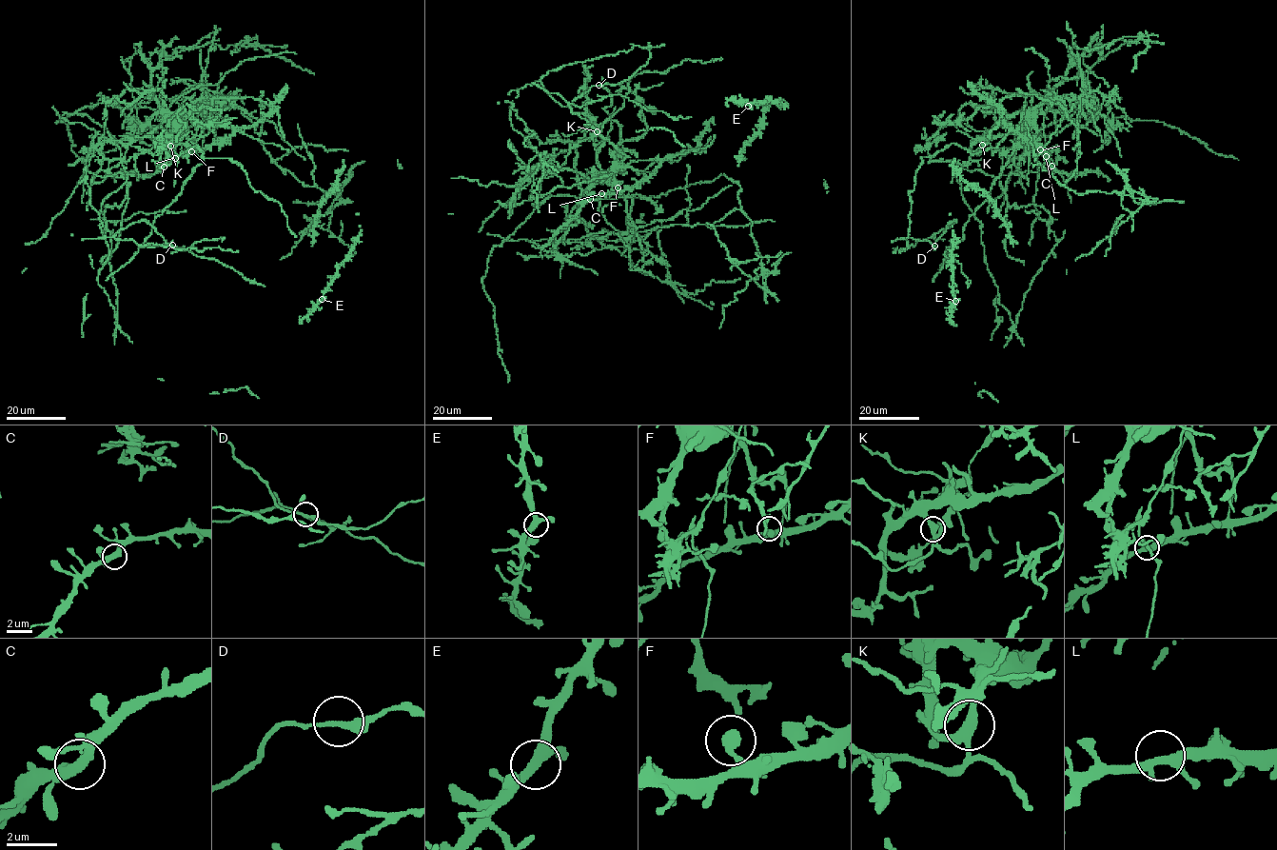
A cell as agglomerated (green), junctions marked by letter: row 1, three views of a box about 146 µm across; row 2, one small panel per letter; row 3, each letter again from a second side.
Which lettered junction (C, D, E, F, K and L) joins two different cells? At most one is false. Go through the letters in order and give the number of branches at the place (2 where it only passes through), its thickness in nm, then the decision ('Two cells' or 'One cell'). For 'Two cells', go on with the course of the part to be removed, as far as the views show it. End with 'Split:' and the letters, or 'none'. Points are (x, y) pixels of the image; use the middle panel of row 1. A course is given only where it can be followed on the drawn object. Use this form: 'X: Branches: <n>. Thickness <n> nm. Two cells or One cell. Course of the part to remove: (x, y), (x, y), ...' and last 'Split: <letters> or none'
C: Branches: 4. Thickness 360 nm. One cell
D: Branches: 2. Thickness 260 nm. One cell
E: Branches: 3. Thickness 320 nm. One cell
F: Branches: 1. Thickness 480 nm. One cell
K: Branches: 3. Thickness 320 nm. Two cells. Course of the part to remove: (597, 131), (601, 170), (552, 154), (538, 205), (544, 165), (512, 103), (563, 185)
L: Branches: 4. Thickness 320 nm. One cell
Split: K

